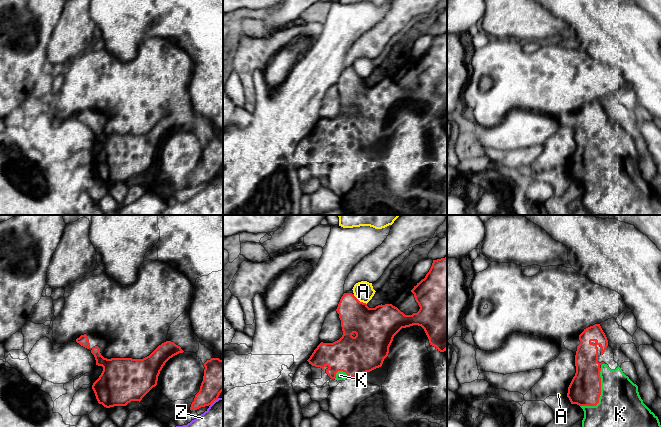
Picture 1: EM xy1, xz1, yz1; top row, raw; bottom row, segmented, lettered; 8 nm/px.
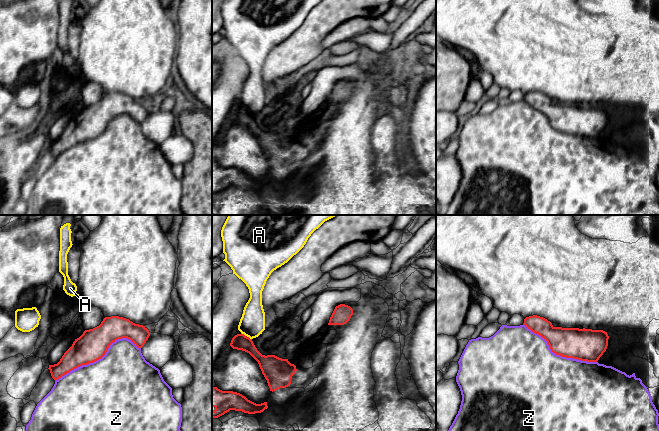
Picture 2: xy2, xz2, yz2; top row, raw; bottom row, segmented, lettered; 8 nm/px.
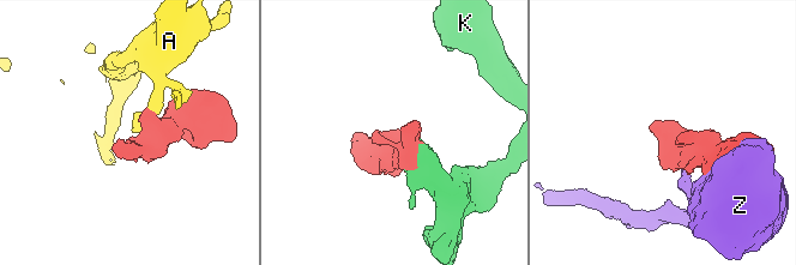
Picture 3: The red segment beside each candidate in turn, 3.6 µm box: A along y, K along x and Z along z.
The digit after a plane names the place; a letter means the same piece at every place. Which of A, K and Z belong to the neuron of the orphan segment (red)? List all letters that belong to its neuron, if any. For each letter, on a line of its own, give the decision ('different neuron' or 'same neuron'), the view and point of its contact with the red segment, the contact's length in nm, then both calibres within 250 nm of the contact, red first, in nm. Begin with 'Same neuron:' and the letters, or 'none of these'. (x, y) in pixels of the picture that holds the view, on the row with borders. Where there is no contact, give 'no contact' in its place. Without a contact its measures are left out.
Same neuron: K
A: different neuron; contact xz1 (359, 301); length 140 nm; calibres 320 and 160 nm
K: same neuron; contact yz1 (600, 394); length 360 nm; calibres 260 and 360 nm
Z: different neuron; contact xy2 (99, 358); length 750 nm; calibres 240 and 480 nm

